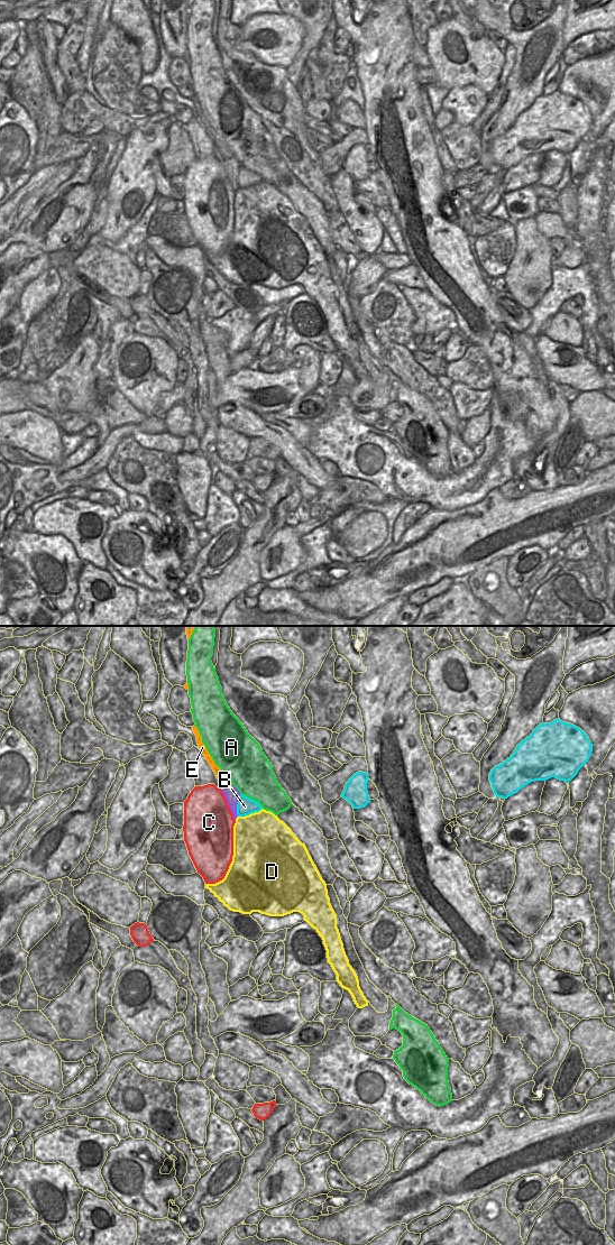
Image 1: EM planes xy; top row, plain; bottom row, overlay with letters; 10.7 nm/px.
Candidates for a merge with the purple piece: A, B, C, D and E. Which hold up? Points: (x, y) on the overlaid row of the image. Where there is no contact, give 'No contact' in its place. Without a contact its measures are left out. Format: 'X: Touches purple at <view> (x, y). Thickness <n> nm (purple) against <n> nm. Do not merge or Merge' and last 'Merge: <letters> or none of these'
A: Touches purple at xy (236, 789). Thickness 160 nm (purple) against 460 nm. Do not merge
B: Touches purple at xy (236, 805). Thickness 160 nm (purple) against 190 nm. Do not merge
C: Touches purple at xy (228, 804). Thickness 160 nm (purple) against 500 nm. Do not merge
D: Touches purple at xy (236, 818). Thickness 150 nm (purple) against 420 nm. Do not merge
E: Touches purple at xy (227, 786). Thickness 160 nm (purple) against 110 nm. Merge
Merge: E

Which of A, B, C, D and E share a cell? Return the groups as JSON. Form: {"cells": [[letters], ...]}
{"cells": [["A"], ["B"], ["C"], ["D"], ["E"]]}

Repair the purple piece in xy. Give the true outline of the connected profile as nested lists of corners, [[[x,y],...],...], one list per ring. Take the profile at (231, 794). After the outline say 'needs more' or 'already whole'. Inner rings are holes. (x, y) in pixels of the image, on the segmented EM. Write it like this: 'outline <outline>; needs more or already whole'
outline [[[195,726],[192,727],[195,736],[196,736],[196,741],[199,745],[199,749],[201,753],[205,756],[205,759],[212,767],[217,778],[220,781],[221,785],[223,786],[222,793],[228,802],[228,805],[233,814],[233,819],[236,820],[238,814],[237,814],[237,803],[238,799],[240,796],[240,792],[232,785],[230,778],[228,775],[214,764],[214,760],[210,756],[205,745],[202,743],[202,737]]]; needs more

